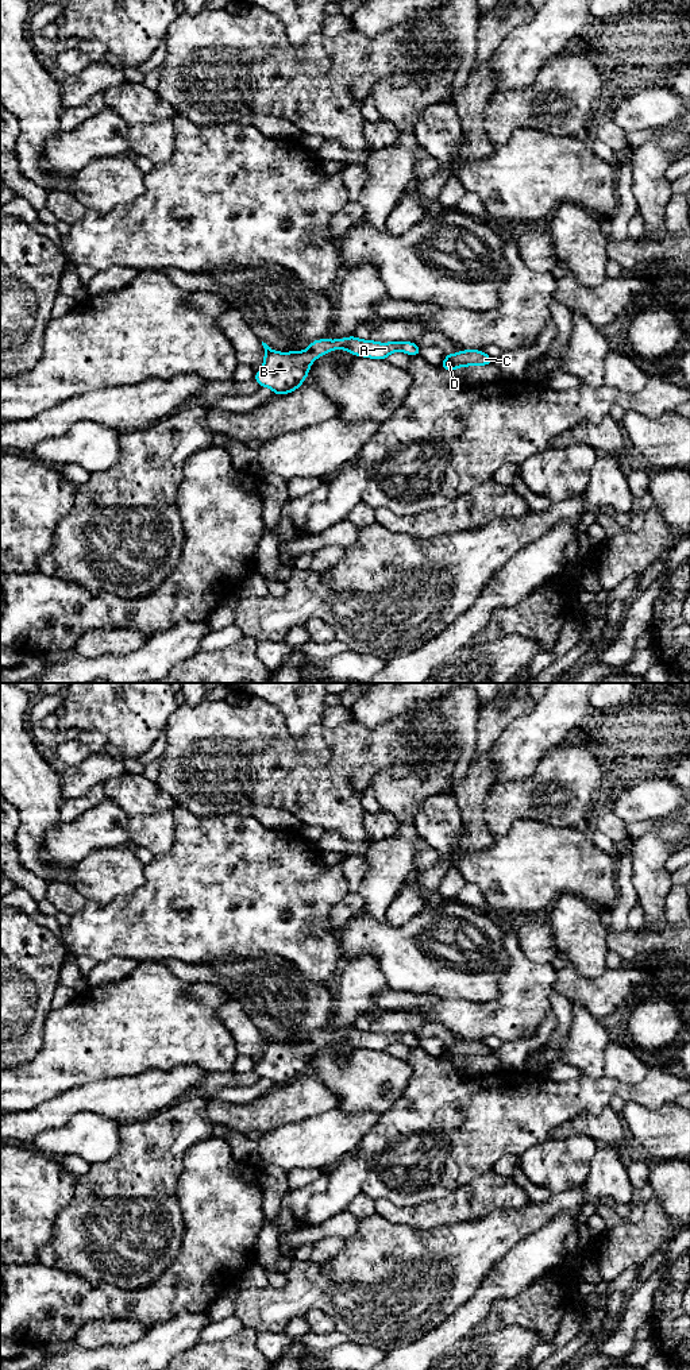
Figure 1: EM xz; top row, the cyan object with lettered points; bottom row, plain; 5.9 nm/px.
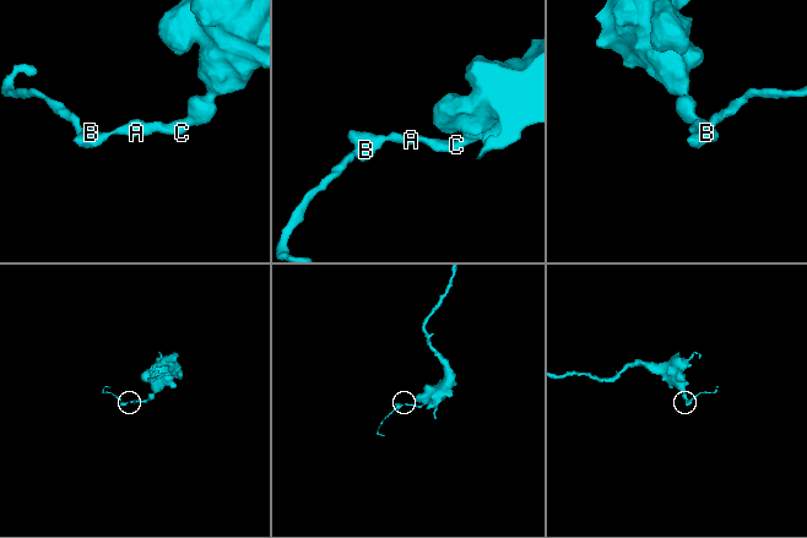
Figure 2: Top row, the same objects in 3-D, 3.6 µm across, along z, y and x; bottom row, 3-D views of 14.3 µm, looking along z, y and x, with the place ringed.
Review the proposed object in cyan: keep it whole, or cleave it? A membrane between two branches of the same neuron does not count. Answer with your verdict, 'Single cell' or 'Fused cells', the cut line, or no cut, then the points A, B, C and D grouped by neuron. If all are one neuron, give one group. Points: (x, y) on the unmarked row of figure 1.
Single cell. No split. Groups: A B C D

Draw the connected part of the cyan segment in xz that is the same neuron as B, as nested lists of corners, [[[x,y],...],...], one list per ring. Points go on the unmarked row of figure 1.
[[[355,1026],[343,1030],[319,1030],[309,1034],[305,1042],[273,1042],[262,1033],[265,1049],[262,1060],[255,1064],[254,1072],[261,1078],[269,1078],[275,1087],[289,1085],[307,1070],[311,1056],[332,1041],[346,1041],[354,1047],[385,1051],[390,1045],[401,1042],[406,1046],[421,1046],[421,1039],[412,1033],[379,1034],[370,1030],[361,1031]]]

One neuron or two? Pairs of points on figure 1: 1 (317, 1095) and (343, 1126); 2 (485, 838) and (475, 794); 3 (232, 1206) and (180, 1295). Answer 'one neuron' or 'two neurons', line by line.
1: two neurons
2: one neuron
3: one neuron

